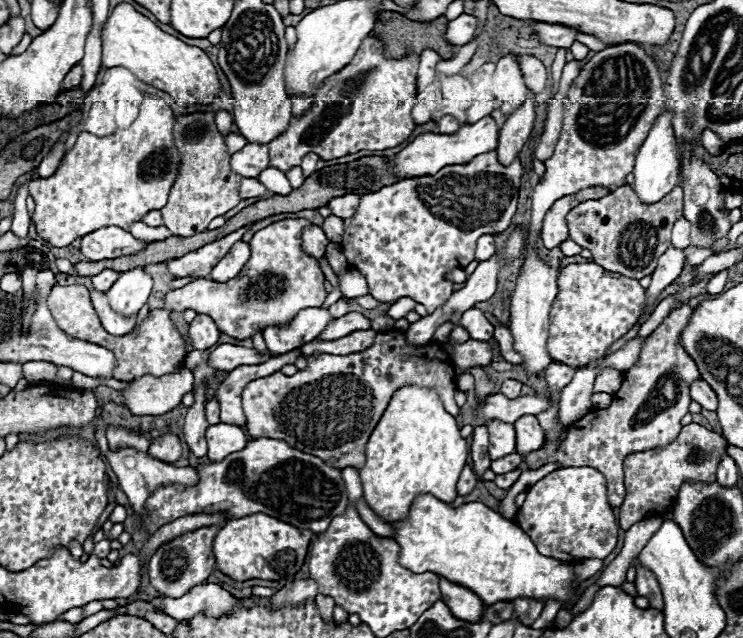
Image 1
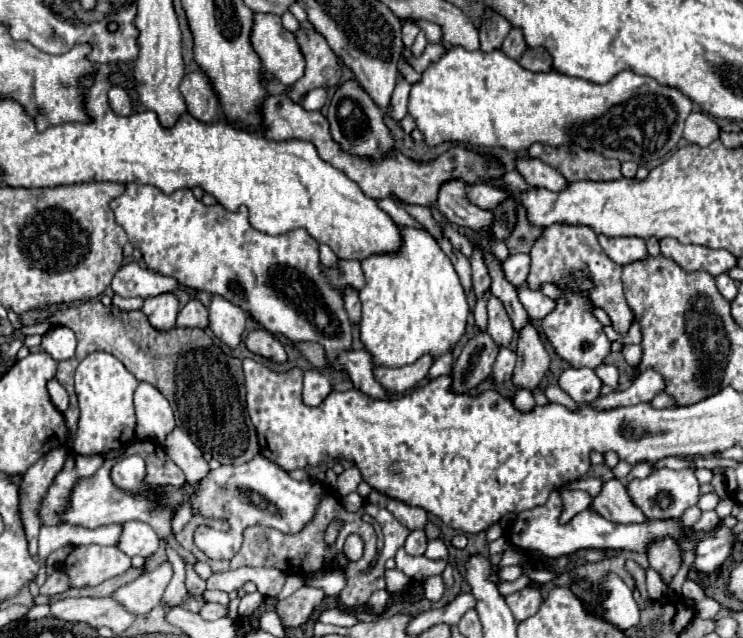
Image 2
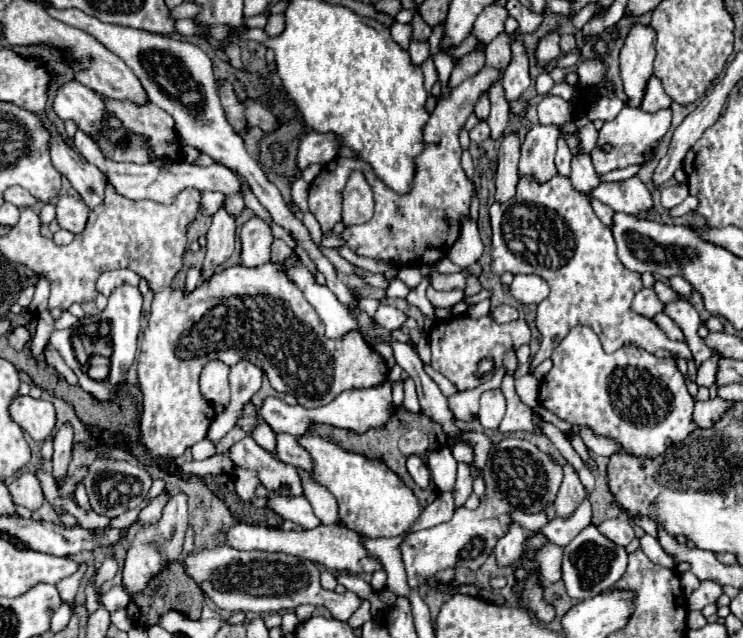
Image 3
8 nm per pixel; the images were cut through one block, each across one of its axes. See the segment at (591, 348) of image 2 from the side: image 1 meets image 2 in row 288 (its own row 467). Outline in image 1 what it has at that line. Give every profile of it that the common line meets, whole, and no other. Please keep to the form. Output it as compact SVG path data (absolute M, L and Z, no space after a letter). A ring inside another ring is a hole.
M588 466L558 468L530 486L526 492L526 502L520 506L520 512L516 516L516 524L532 538L540 554L568 562L584 558L606 558L618 542L618 522L612 506L608 504L606 478Z

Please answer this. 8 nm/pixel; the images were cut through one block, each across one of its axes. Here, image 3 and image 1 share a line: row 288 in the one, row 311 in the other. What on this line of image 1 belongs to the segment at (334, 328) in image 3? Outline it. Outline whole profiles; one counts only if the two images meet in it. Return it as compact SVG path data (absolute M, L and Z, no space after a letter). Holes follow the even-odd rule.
M304 308L288 326L266 328L262 336L268 350L278 356L318 338L332 320L328 308Z

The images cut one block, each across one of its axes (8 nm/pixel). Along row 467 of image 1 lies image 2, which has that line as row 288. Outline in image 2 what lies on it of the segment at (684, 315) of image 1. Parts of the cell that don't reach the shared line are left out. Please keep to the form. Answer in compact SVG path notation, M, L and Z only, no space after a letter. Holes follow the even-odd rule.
M552 224L542 228L540 238L534 242L532 252L532 266L530 266L530 274L526 280L526 286L530 290L540 290L542 284L556 284L560 288L570 288L574 274L582 272L588 280L592 280L592 288L586 292L588 302L592 306L602 308L610 322L612 328L618 334L626 334L630 324L634 322L634 312L628 306L624 292L622 292L622 282L620 282L620 274L622 274L622 266L612 262L606 252L600 248L598 240L596 240L596 232L588 226L572 226L572 224Z

